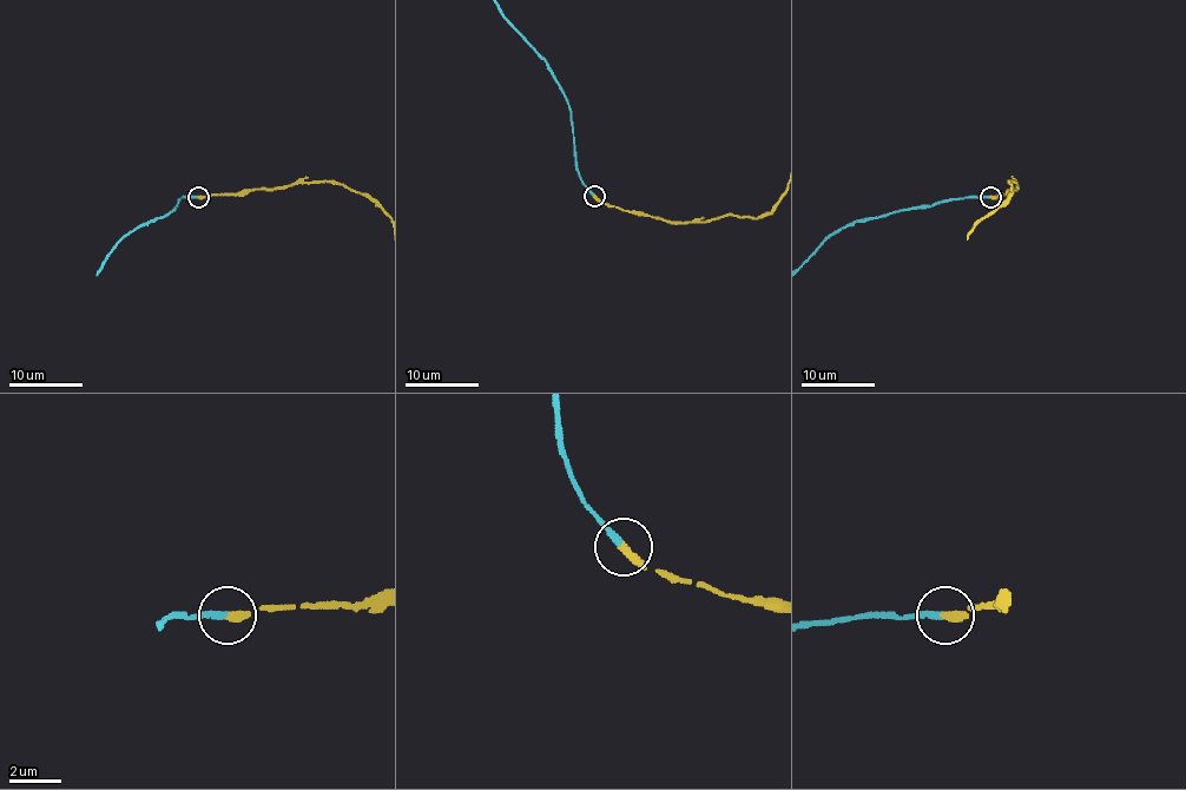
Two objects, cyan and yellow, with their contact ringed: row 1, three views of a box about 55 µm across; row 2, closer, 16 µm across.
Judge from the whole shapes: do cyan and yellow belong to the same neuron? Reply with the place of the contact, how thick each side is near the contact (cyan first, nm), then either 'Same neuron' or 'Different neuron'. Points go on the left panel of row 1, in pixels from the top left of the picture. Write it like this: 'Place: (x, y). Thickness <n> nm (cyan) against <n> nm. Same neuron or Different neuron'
Place: (198, 197). Thickness 240 nm (cyan) against 320 nm. Same neuron

